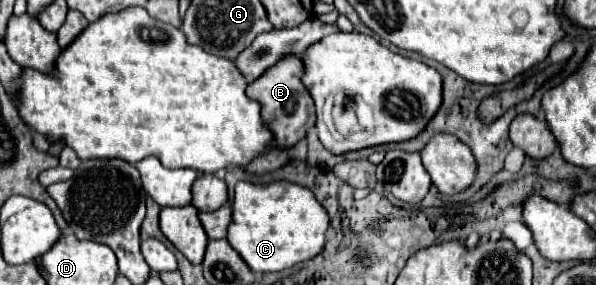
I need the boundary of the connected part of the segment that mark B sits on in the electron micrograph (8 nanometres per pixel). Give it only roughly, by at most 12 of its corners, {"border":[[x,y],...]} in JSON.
{"border":[[290,54],[248,86],[278,148],[294,146],[316,122]]}

